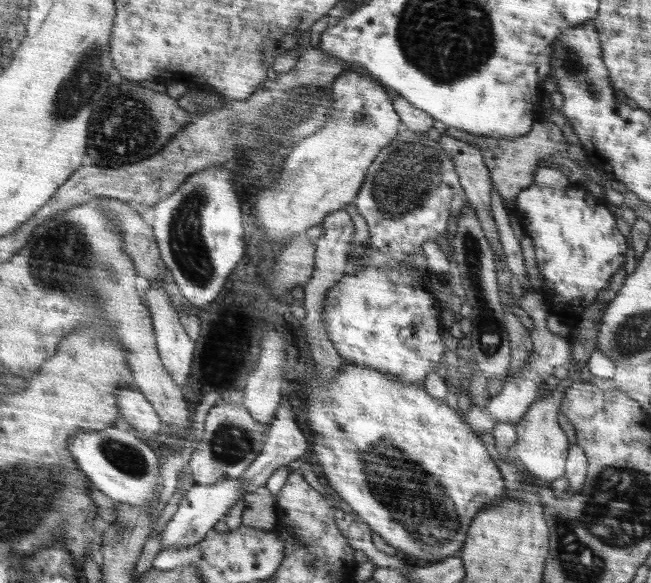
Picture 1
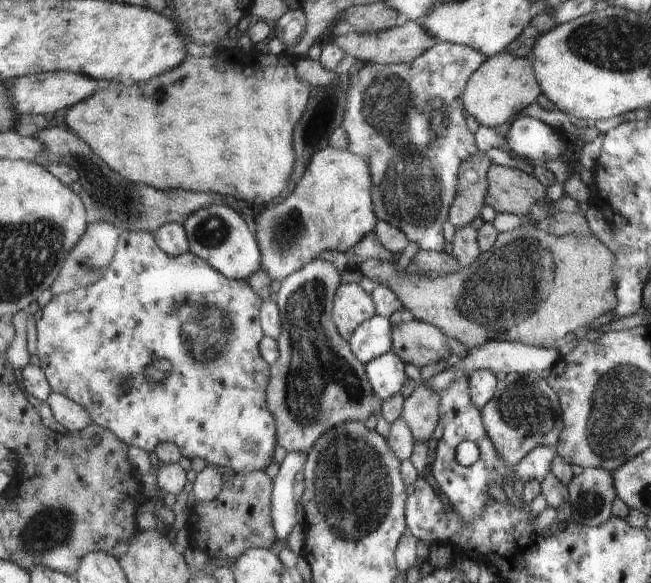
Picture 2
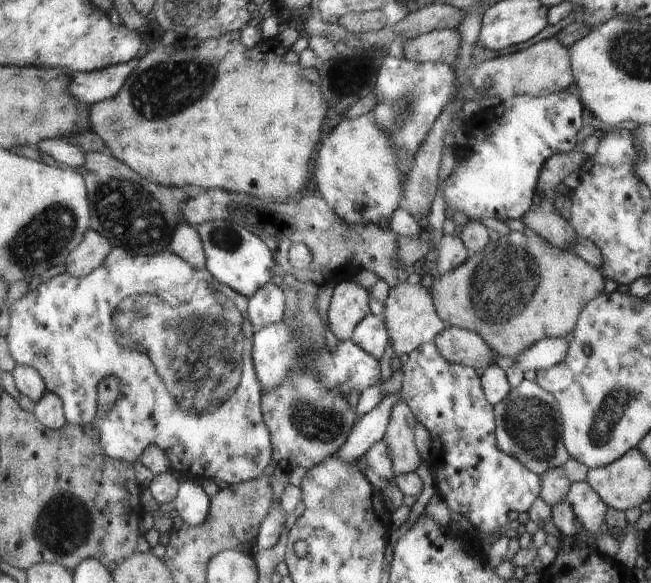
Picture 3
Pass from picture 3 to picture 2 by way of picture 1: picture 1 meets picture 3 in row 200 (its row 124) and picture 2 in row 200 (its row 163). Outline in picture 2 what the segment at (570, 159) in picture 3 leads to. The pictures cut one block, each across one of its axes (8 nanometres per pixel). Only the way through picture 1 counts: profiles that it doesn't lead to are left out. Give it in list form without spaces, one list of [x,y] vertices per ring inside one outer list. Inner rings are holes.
[[[496,164],[487,171],[487,186],[484,205],[502,213],[526,215],[546,196],[546,188],[534,176]]]

